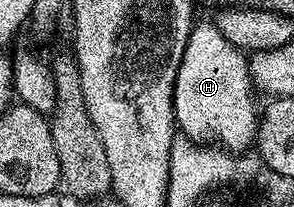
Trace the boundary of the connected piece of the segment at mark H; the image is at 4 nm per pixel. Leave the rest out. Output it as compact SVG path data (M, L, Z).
M195 23L174 87L174 123L180 132L198 142L221 142L230 150L253 145L260 119L260 104L254 101L254 92L247 53L232 46L220 34L217 23Z

